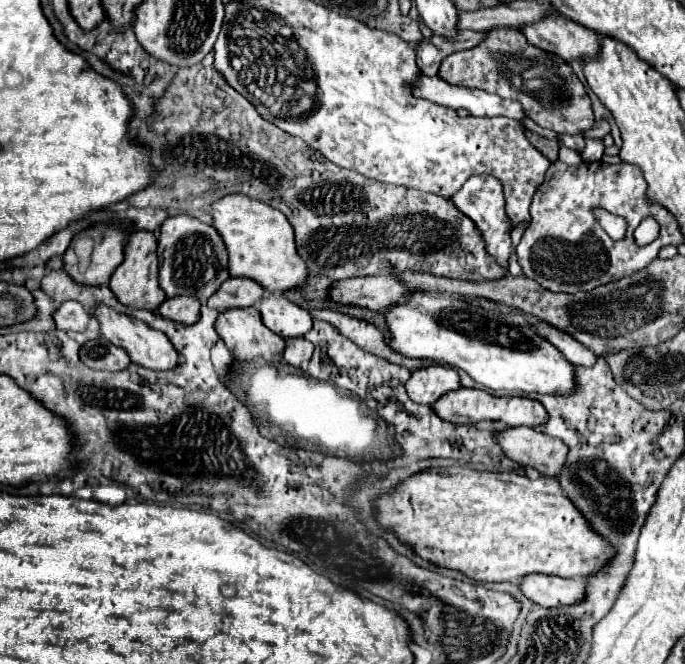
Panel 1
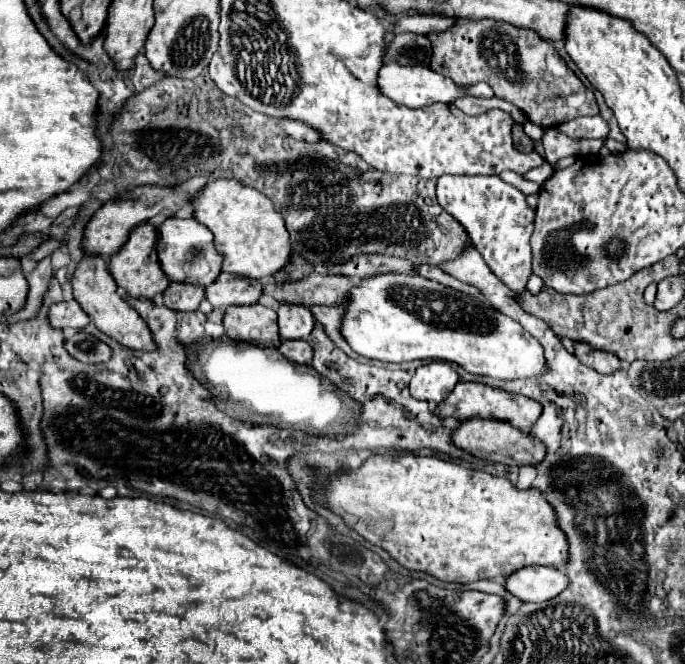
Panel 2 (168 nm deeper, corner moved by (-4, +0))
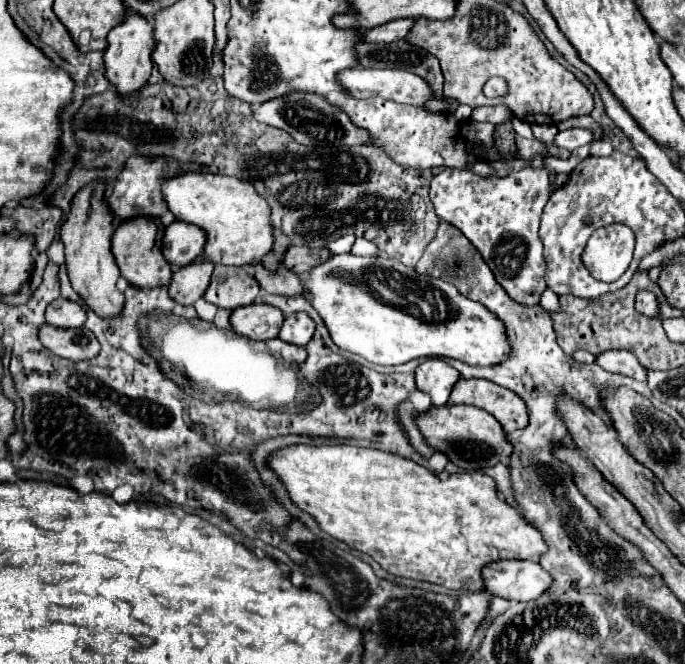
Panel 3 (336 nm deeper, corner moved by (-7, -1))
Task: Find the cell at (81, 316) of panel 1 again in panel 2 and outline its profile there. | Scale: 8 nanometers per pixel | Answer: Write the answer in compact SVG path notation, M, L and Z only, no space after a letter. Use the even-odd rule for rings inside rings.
M75 299L51 305L49 321L55 329L67 329L69 327L75 331L83 331L91 323L87 313L81 309L81 305Z

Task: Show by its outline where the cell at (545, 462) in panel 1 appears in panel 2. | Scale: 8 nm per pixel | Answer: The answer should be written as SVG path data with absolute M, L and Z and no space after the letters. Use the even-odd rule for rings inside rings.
M493 419L463 421L463 425L453 433L453 445L483 461L499 461L503 465L539 465L539 461L547 455L547 445L543 445L543 441L513 427L511 423Z

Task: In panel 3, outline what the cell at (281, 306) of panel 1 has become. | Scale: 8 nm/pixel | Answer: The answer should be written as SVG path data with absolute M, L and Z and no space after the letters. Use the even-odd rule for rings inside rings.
M298 312L284 320L278 338L282 338L284 342L290 342L294 346L306 346L310 342L312 334L314 334L314 320L308 314Z

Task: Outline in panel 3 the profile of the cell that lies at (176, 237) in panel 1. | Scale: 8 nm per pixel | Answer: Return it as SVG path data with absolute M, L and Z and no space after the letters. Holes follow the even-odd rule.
M174 220L162 238L162 254L174 266L186 266L204 254L206 234L194 224Z

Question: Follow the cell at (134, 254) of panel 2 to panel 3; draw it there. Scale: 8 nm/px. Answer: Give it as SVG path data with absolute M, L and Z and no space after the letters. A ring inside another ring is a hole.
M148 216L128 218L122 220L116 226L116 232L112 236L112 254L116 258L116 264L120 268L120 274L132 284L140 288L156 288L156 286L168 286L172 278L170 264L162 256L160 246L162 243L163 226L159 218L156 221Z

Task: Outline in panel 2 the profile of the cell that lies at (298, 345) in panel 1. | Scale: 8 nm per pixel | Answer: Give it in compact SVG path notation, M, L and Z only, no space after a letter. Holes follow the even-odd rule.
M305 339L283 341L281 347L279 347L279 353L283 357L287 357L289 361L305 363L305 365L311 365L311 359L313 359L313 349L311 349L311 345Z

